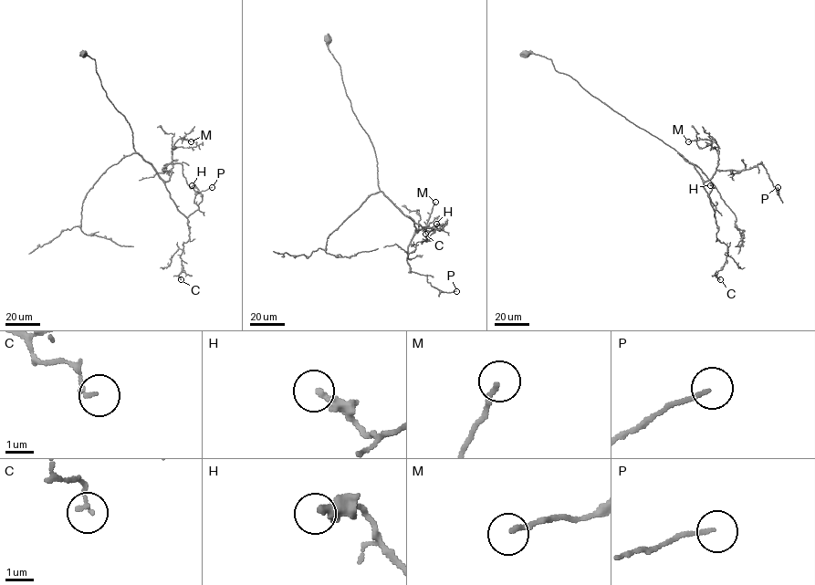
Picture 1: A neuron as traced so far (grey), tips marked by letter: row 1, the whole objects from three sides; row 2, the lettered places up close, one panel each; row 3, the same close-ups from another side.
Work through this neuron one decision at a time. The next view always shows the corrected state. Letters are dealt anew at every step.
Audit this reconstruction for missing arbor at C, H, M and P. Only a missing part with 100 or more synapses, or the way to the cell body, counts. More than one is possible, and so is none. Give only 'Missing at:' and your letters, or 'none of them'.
Missing at: none of them

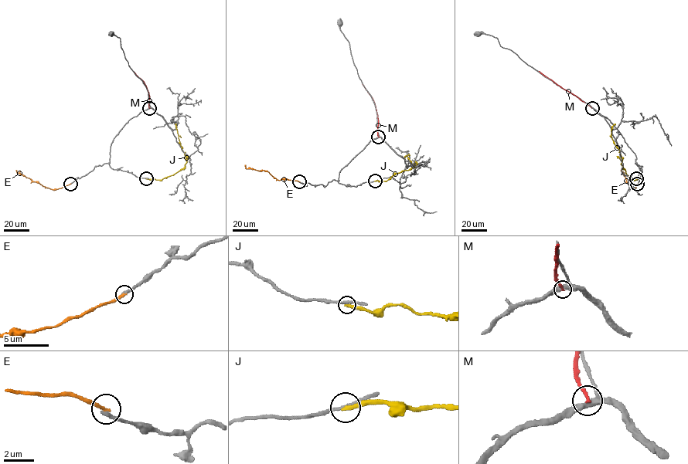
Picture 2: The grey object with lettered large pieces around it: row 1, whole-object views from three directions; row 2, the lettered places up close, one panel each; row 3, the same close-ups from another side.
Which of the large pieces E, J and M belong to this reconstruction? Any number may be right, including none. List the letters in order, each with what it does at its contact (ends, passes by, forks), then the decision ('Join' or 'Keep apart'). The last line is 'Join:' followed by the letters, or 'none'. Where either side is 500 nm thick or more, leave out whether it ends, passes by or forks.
E: It ends there. Keep apart
J: It ends there. Keep apart
M: It ends there. Keep apart
Join: none

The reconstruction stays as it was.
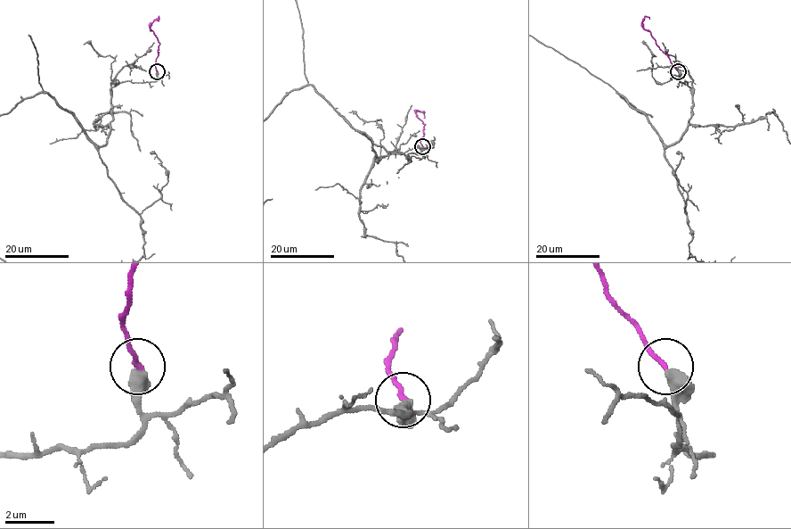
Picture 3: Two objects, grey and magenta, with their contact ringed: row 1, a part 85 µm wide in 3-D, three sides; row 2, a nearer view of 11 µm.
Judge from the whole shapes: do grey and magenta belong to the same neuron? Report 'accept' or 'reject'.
accept

